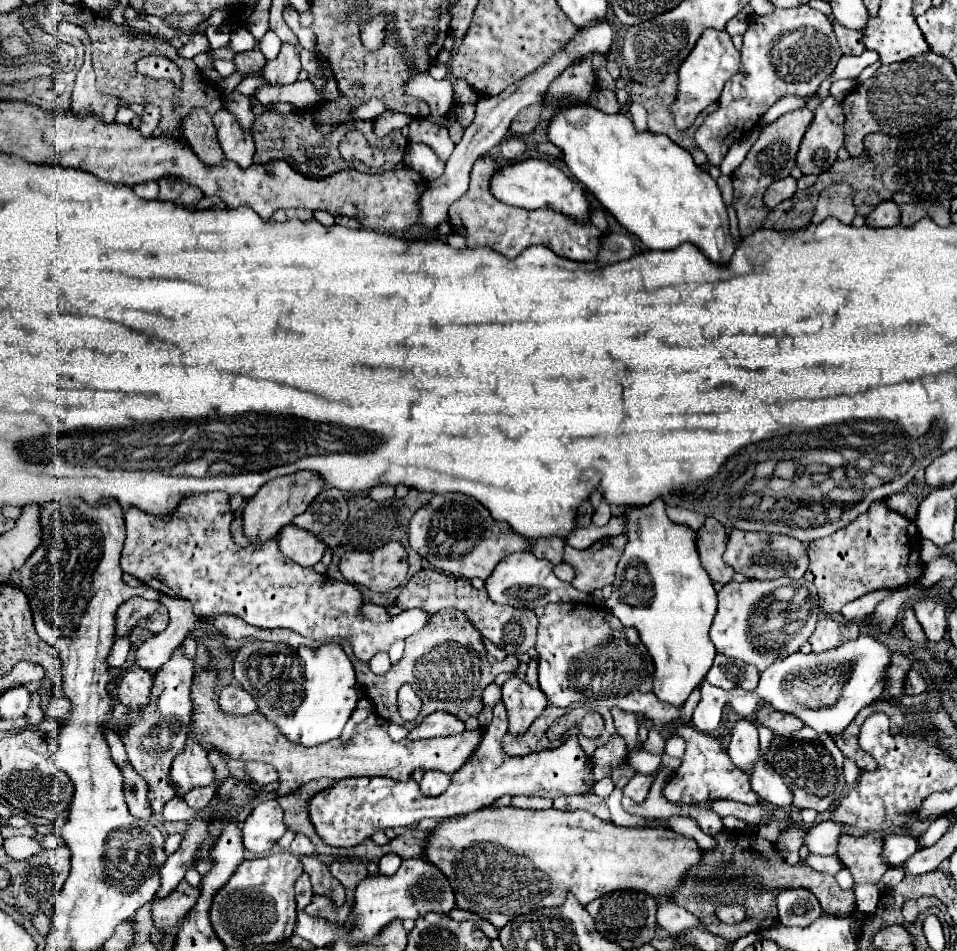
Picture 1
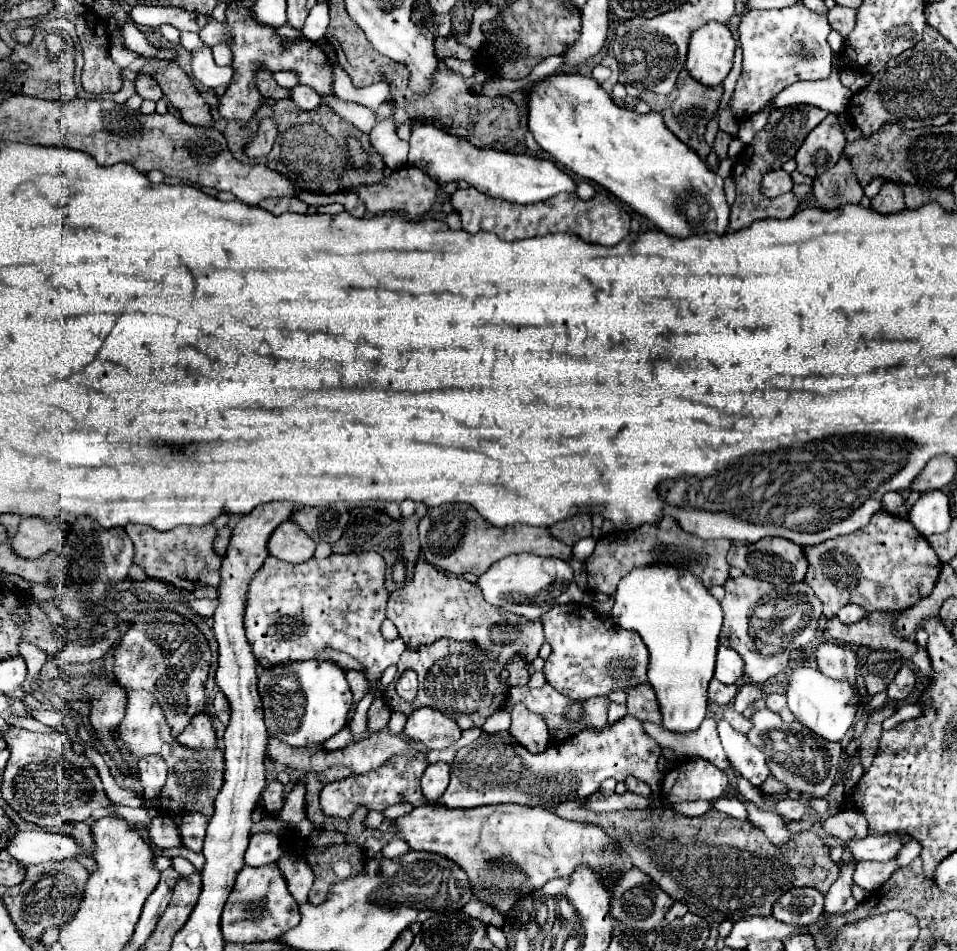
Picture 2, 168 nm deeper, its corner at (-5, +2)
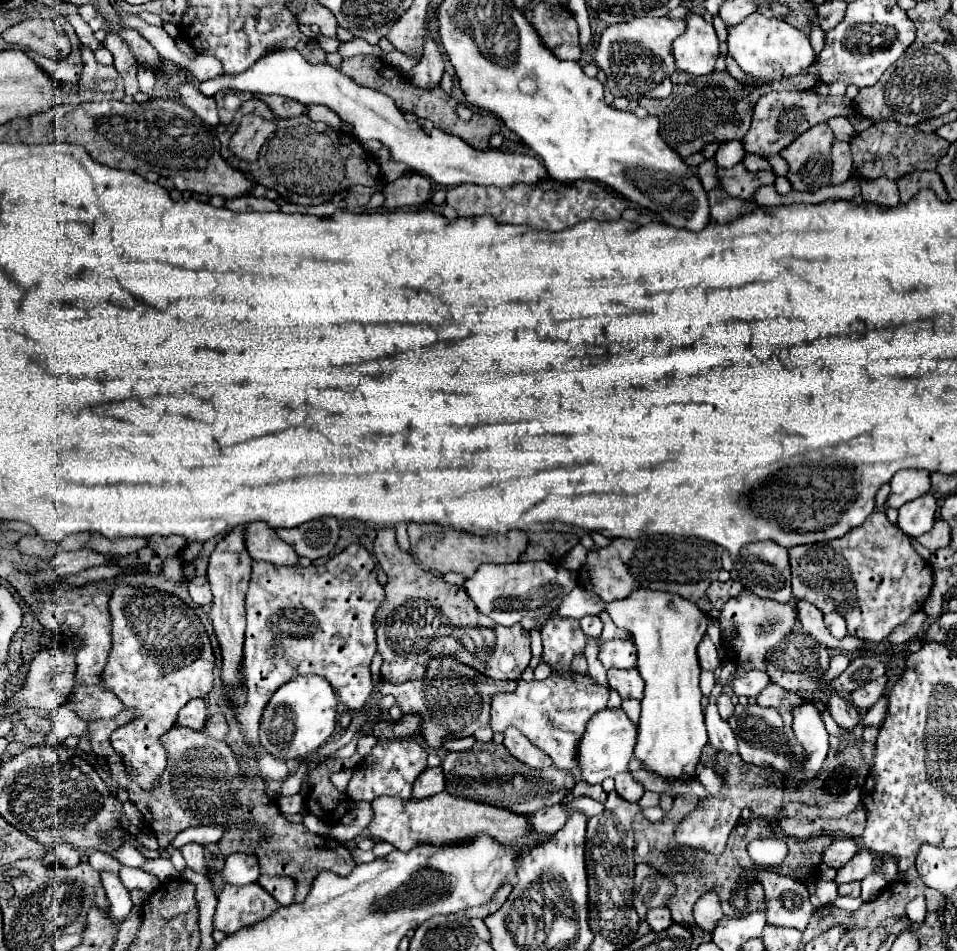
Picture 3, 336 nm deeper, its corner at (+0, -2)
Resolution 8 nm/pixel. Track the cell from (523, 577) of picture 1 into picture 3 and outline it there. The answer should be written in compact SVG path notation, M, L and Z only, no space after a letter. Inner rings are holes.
M515 562L515 564L481 564L463 584L479 612L487 614L501 626L513 626L521 618L553 614L561 600L575 588L571 572L549 562Z

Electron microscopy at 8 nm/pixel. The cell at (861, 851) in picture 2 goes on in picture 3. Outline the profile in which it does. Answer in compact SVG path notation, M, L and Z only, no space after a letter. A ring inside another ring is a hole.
M835 838L831 842L831 846L827 846L821 854L821 864L839 870L839 866L843 866L849 858L853 858L853 854L859 850L859 844L853 838Z

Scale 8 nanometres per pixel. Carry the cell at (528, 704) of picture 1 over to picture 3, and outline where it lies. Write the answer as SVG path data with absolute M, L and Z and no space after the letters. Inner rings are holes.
M511 728L505 732L505 740L503 746L509 750L509 754L513 754L519 762L527 764L529 768L547 768L551 766L551 758L547 754L543 754L543 750L537 750L519 730Z

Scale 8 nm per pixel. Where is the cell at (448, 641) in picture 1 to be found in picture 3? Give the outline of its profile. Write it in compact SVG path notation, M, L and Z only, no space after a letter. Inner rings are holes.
M435 658L427 674L421 680L411 680L405 684L381 682L379 692L383 696L393 694L397 706L403 714L421 716L421 738L429 748L443 748L443 740L473 736L477 728L489 724L489 704L497 692L513 692L513 680L489 680L483 674L477 674L473 668L459 664L453 658Z

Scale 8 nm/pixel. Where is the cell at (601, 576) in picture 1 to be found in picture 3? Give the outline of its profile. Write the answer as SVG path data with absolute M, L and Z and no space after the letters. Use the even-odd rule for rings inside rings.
M647 536L647 538L617 538L609 548L595 548L587 554L587 562L577 572L577 582L585 590L593 590L601 600L613 602L627 598L637 588L663 590L683 596L695 602L701 612L709 614L713 604L707 600L705 590L721 570L723 548L701 538L679 538L679 536Z

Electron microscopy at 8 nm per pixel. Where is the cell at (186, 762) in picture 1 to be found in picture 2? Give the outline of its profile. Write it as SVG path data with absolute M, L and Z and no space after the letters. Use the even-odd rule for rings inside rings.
M198 714L186 730L176 738L182 742L182 746L190 746L192 750L214 750L216 746L216 734L212 730L212 724L206 714Z

